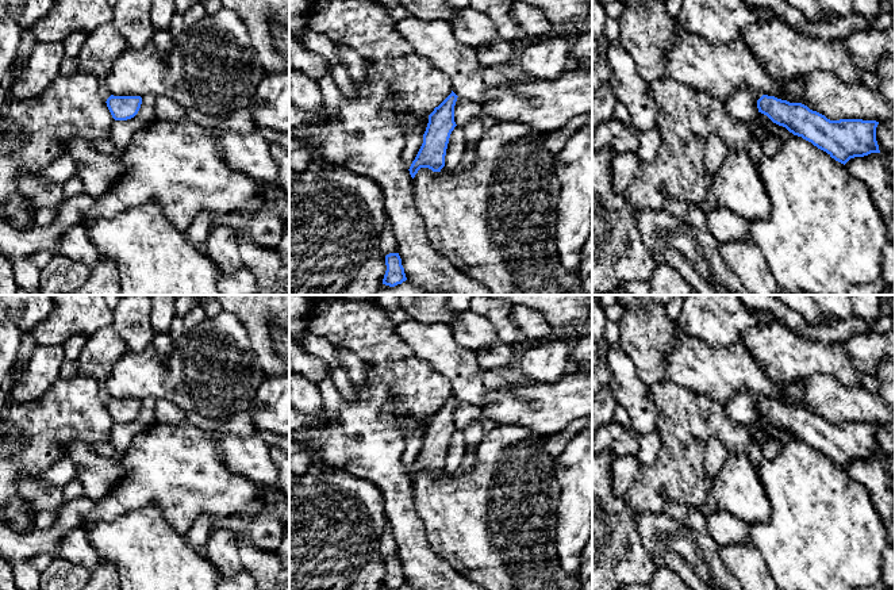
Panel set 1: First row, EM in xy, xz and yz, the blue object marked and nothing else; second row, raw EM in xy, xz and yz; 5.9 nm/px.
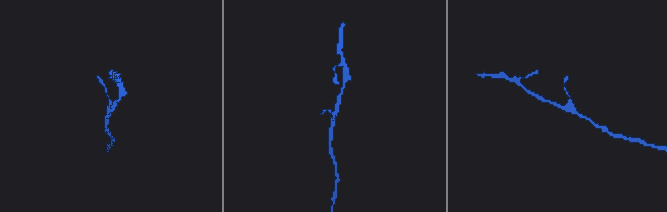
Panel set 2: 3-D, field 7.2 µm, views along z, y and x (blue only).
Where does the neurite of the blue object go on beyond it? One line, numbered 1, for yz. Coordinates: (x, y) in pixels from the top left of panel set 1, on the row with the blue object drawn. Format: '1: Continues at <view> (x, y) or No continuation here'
1: No continuation here

